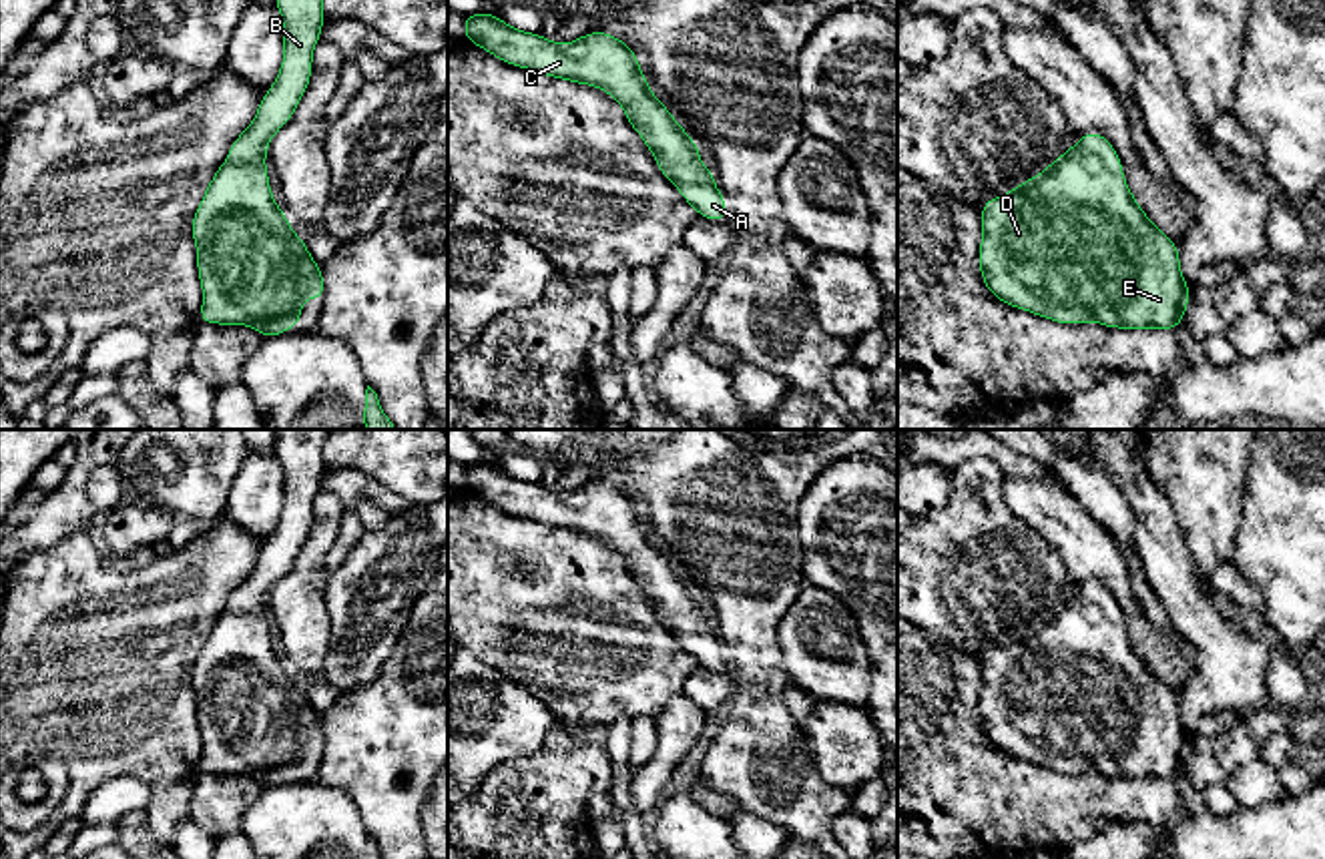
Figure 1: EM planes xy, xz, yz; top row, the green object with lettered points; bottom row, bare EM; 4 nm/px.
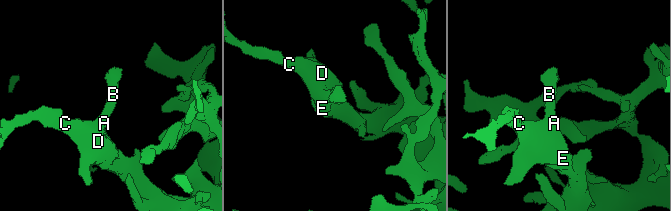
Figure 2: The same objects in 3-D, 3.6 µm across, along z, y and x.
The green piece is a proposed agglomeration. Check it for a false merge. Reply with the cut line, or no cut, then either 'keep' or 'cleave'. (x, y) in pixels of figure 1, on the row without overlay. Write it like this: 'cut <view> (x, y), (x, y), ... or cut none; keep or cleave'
cut none; keep

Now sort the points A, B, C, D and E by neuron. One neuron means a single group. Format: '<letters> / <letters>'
A B C D E

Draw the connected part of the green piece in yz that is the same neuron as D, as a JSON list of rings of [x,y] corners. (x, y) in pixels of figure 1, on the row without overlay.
[[[1086,582],[1036,626],[982,656],[978,714],[986,739],[1002,753],[1058,771],[1080,775],[1098,771],[1108,779],[1172,779],[1188,759],[1190,737],[1180,723],[1178,692],[1166,686],[1142,660],[1126,628],[1124,614],[1100,582]]]

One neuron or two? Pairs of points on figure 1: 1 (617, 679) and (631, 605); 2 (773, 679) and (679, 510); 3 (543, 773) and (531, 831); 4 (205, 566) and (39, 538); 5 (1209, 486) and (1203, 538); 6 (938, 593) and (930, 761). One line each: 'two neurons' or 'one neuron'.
1: one neuron
2: one neuron
3: one neuron
4: two neurons
5: one neuron
6: two neurons

